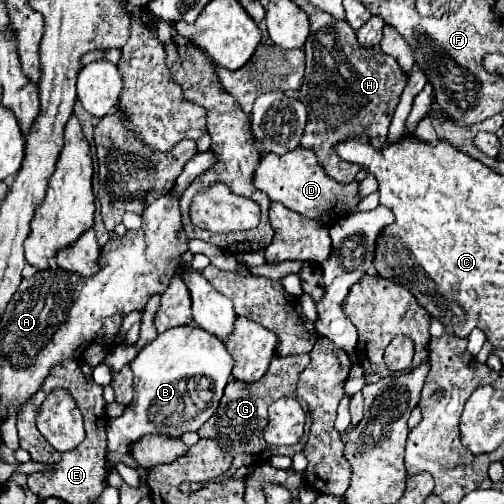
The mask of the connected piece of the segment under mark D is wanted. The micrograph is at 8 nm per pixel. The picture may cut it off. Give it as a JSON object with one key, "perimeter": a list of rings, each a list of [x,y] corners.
{"perimeter":[[[296,146],[294,152],[288,152],[284,156],[268,154],[266,158],[262,158],[260,166],[256,168],[254,186],[266,192],[272,202],[282,202],[286,208],[298,212],[300,216],[312,218],[328,228],[338,224],[362,200],[358,194],[360,184],[356,180],[350,184],[340,184],[332,180],[318,164],[316,154],[304,146]]]}

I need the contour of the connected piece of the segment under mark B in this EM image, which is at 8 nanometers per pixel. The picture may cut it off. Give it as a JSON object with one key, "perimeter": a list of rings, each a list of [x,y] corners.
{"perimeter":[[[194,324],[176,326],[158,334],[130,364],[134,372],[134,400],[120,418],[108,422],[106,458],[110,464],[106,470],[110,472],[116,464],[140,467],[130,456],[130,446],[146,434],[182,436],[184,432],[198,430],[216,412],[232,366],[234,358],[228,354],[224,342]]]}

